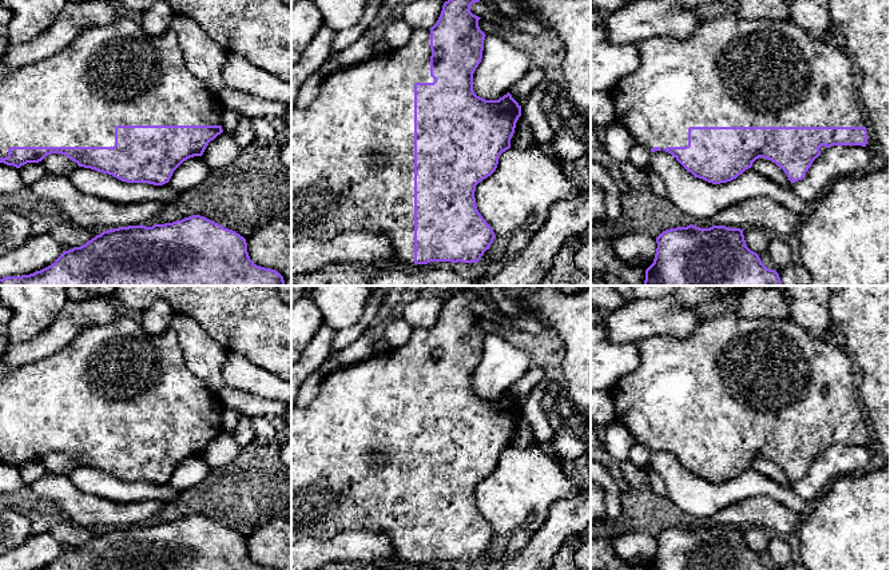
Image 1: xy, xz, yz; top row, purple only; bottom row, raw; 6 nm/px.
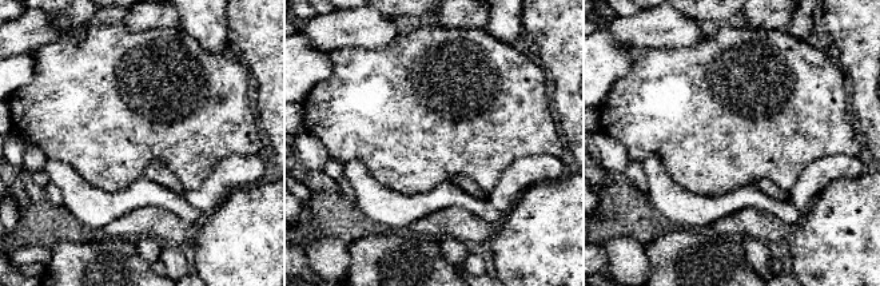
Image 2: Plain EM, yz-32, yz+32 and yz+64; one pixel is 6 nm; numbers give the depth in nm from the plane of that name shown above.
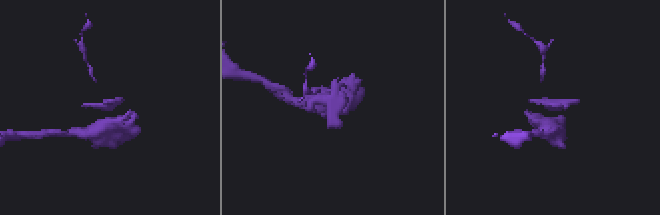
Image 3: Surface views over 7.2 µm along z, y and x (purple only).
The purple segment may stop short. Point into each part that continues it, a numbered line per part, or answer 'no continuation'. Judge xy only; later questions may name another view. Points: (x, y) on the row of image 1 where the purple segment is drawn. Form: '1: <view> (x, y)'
1: xy (110, 75)

